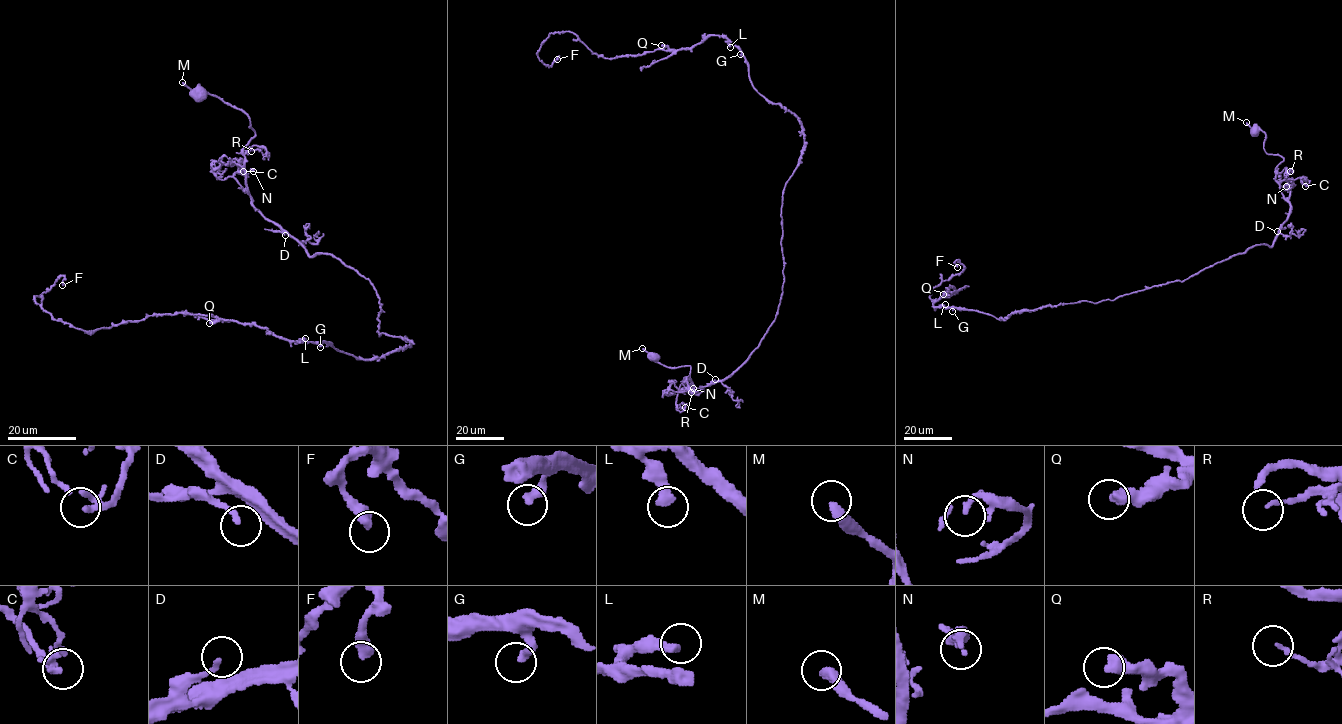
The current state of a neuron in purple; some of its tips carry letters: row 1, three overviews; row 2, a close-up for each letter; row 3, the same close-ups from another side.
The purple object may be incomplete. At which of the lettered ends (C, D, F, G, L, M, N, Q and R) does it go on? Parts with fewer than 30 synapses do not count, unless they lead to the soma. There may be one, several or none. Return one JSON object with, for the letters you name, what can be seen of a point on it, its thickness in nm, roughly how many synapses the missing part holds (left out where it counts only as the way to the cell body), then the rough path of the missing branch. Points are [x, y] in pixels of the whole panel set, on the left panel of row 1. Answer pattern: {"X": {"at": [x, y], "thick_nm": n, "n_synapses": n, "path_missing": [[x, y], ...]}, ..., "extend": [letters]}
{"extend": []}

